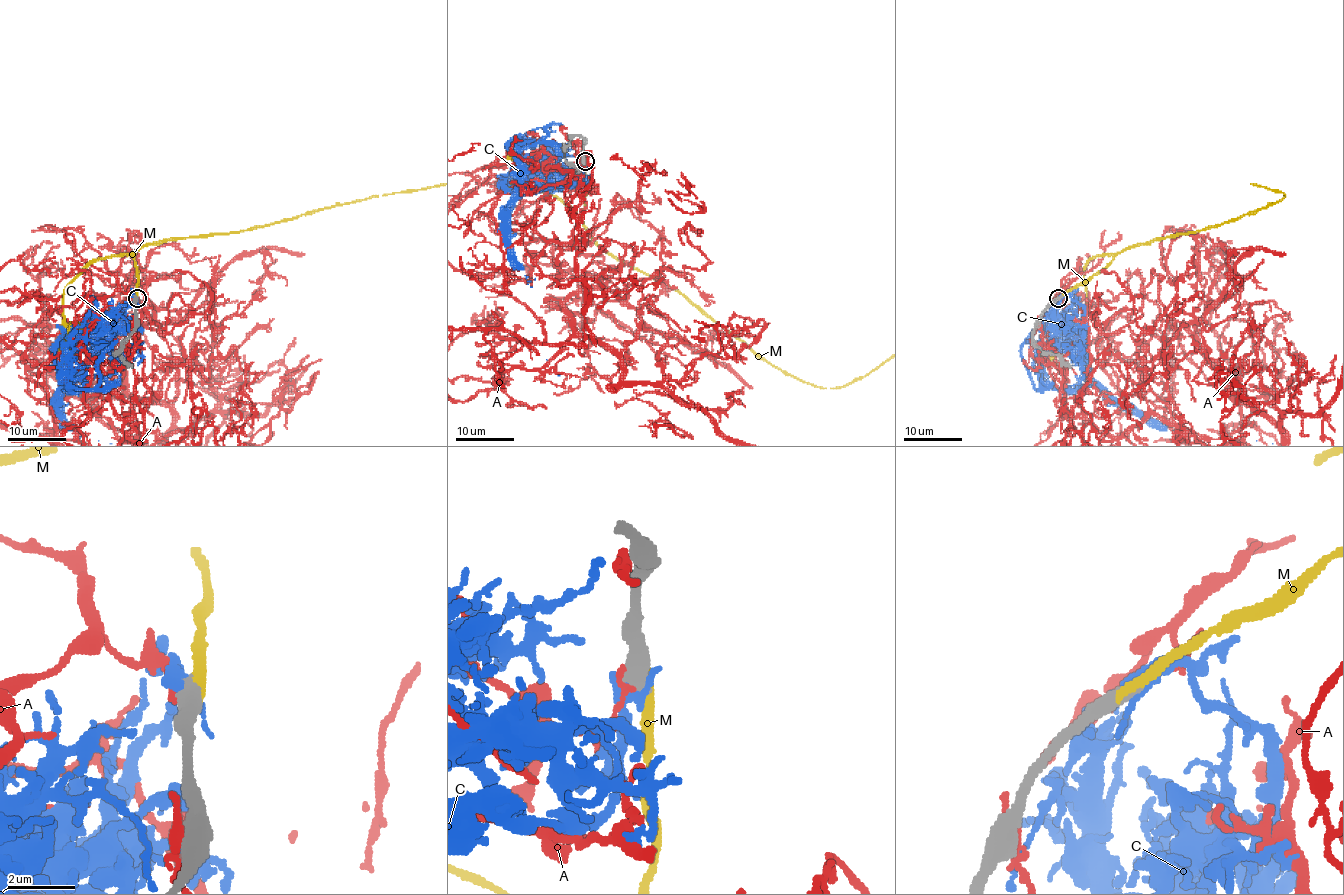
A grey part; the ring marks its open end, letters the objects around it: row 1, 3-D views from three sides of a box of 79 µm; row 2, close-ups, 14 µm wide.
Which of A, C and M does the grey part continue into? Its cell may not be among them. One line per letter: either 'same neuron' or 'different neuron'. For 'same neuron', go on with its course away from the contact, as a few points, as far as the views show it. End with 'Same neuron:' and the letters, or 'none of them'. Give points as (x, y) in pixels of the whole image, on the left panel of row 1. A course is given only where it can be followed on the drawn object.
A: different neuron
C: different neuron
M: same neuron
Same neuron: M

